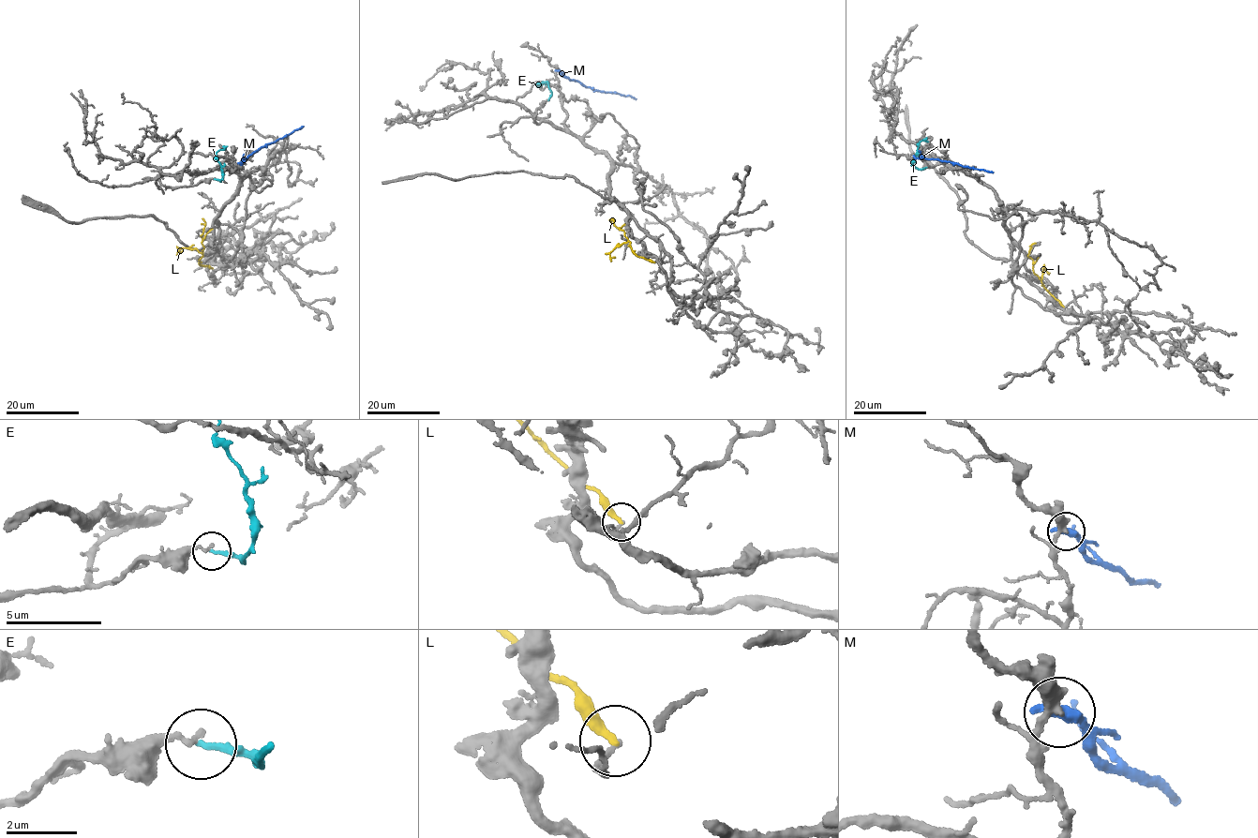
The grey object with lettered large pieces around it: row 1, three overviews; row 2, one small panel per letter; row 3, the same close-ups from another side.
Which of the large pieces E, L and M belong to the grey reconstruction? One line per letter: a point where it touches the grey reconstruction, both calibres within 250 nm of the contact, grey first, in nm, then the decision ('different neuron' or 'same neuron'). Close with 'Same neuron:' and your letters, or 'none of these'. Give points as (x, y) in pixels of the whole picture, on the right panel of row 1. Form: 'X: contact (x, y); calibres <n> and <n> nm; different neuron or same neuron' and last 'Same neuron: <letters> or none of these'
E: contact (926, 168); calibres 170 and 160 nm; different neuron
L: contact (1063, 306); calibres 130 and 280 nm; different neuron
M: contact (914, 157); calibres 240 and 400 nm; different neuron
Same neuron: none of these

